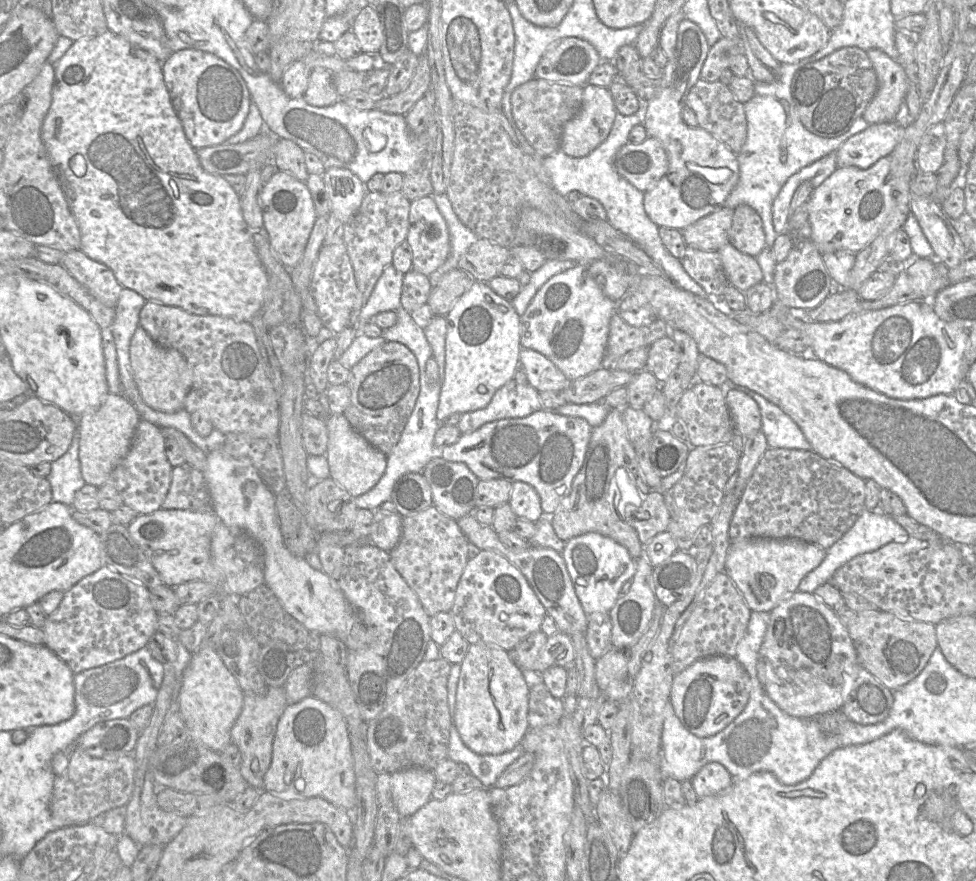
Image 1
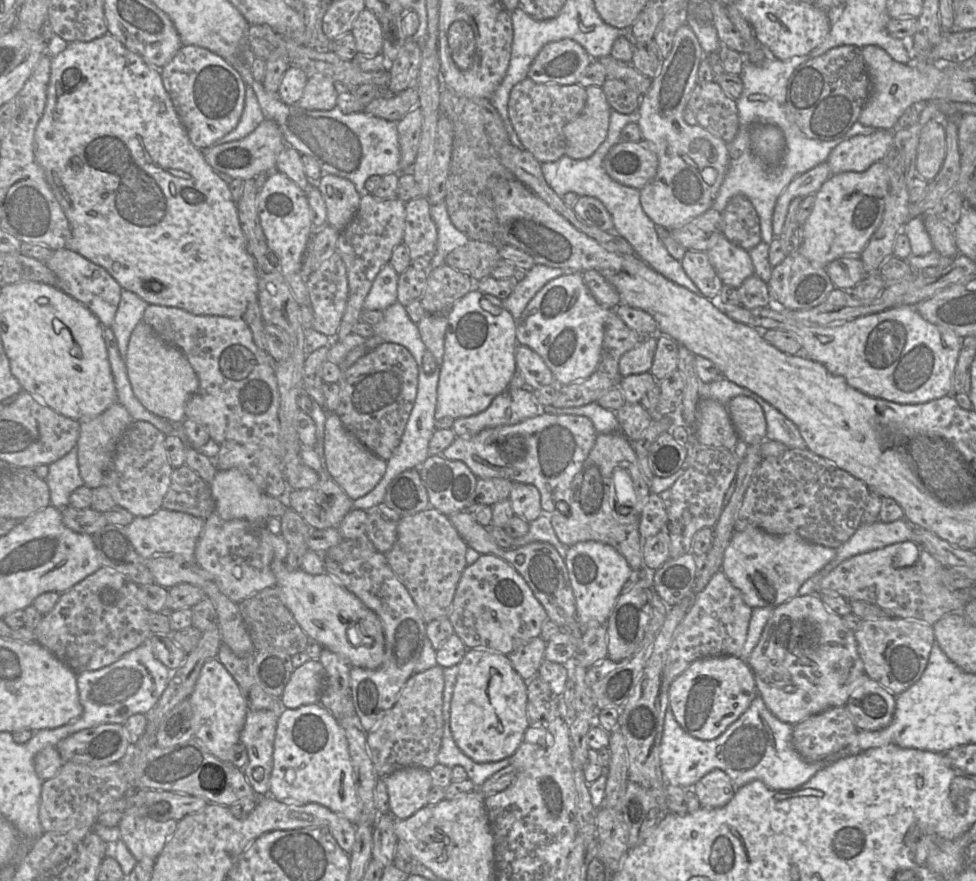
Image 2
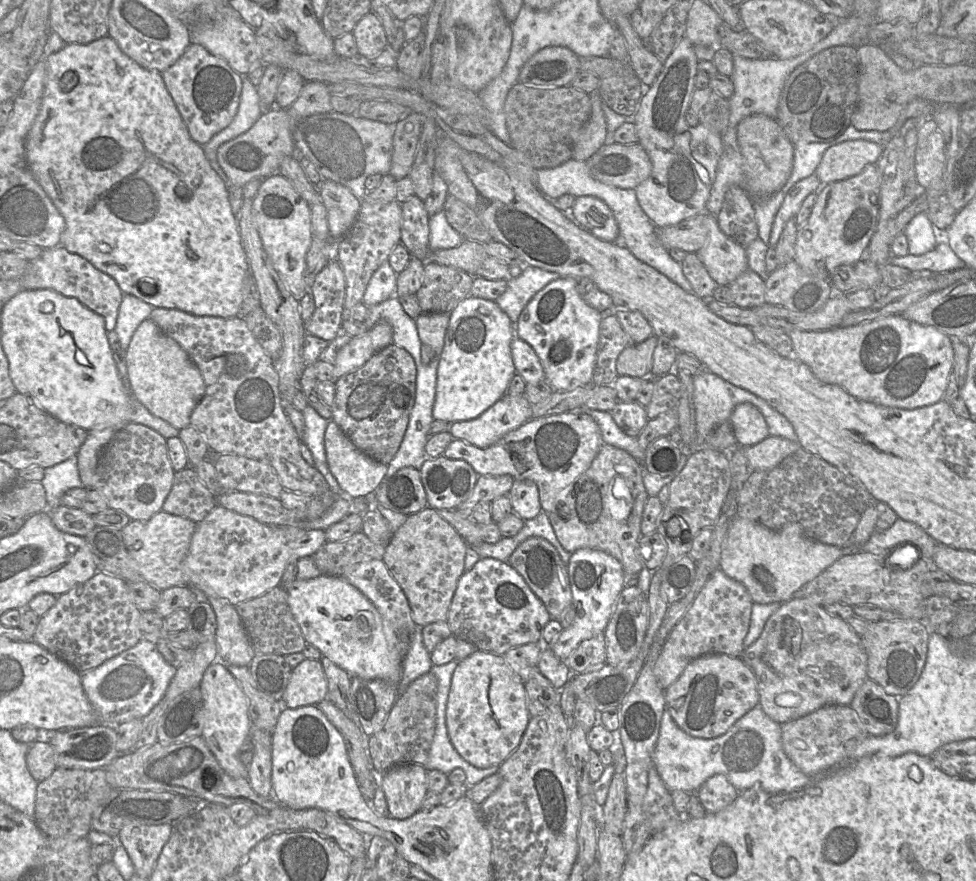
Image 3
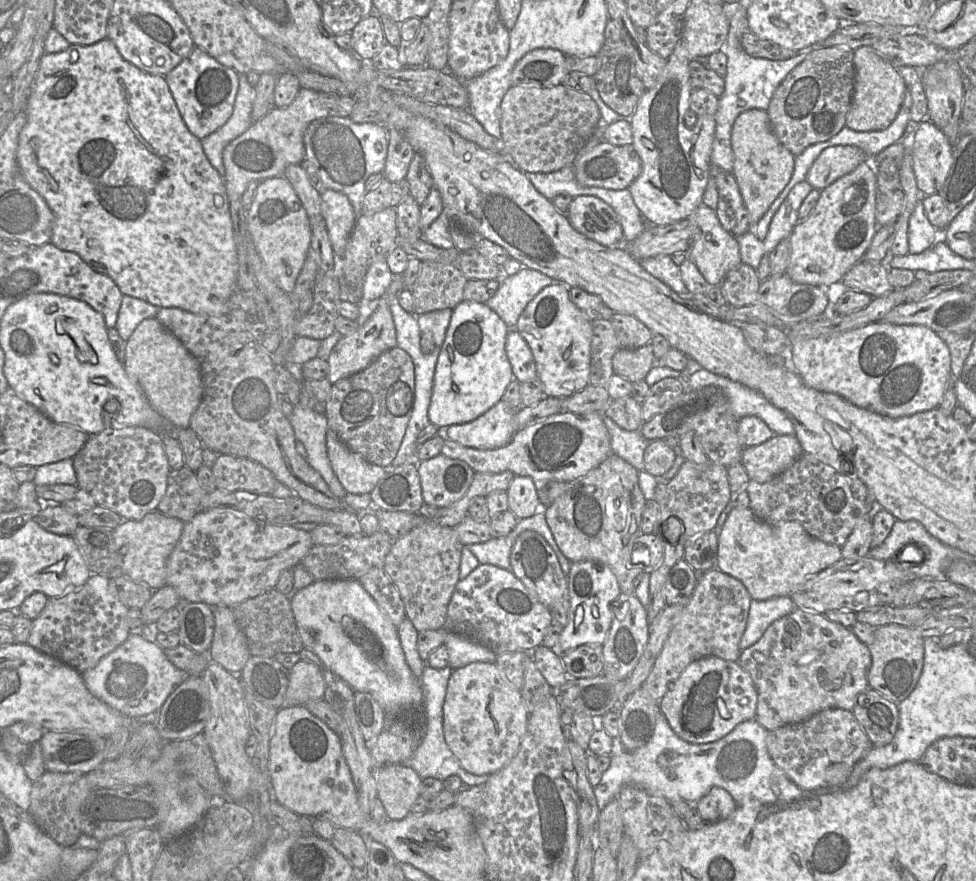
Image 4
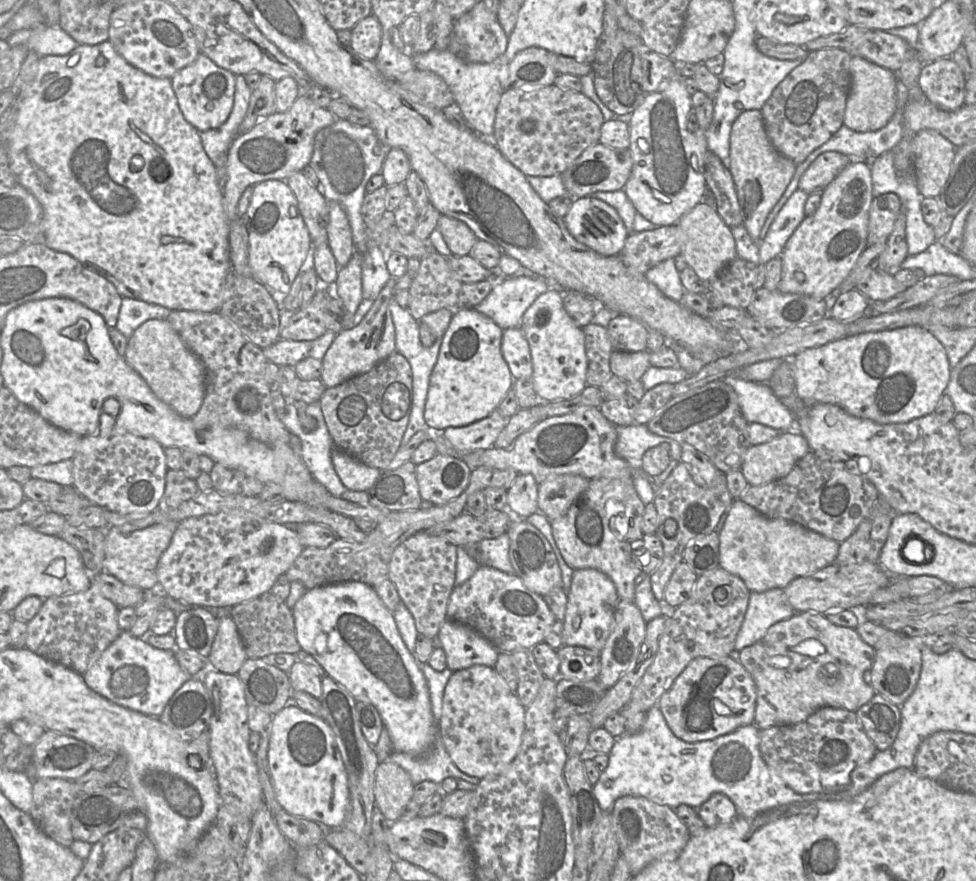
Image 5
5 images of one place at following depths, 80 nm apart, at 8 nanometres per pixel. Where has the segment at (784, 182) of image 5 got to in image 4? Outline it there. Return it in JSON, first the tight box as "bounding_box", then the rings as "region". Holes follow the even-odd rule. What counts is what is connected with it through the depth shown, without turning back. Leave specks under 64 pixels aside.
{"bounding_box":[731,109,796,228],"region":[[[761,109],[747,110],[736,118],[732,128],[731,143],[734,154],[732,174],[755,228],[758,220],[789,183],[796,156],[777,139],[769,115]]]}

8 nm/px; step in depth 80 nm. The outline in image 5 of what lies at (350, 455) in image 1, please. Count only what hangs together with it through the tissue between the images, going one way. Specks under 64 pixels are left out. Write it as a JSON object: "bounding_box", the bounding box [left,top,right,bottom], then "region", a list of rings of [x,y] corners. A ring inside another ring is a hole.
{"bounding_box":[331,447,382,491],"region":[[[335,447],[332,449],[331,460],[342,484],[351,491],[368,491],[382,472]]]}

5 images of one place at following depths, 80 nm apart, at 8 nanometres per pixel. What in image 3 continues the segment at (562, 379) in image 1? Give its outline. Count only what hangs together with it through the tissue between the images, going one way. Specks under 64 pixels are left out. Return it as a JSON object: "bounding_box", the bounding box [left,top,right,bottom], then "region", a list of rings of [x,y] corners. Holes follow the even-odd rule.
{"bounding_box":[511,336,545,384],"region":[[[515,336],[511,342],[511,354],[516,373],[526,384],[545,380],[543,366],[534,349],[527,342]]]}

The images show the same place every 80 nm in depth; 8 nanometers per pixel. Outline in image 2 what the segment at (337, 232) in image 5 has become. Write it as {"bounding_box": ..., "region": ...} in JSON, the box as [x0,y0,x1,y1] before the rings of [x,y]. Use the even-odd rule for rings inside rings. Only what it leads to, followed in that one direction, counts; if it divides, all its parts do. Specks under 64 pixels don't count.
{"bounding_box":[317,175,361,231],"region":[[[323,175],[317,184],[327,209],[327,224],[342,231],[355,216],[361,194],[354,184],[342,177]]]}

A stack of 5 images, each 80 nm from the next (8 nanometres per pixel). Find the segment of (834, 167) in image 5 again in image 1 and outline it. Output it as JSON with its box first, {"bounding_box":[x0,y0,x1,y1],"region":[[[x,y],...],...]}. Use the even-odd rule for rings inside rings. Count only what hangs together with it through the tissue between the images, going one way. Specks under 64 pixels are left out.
{"bounding_box":[836,121,905,169],"region":[[[896,121],[870,124],[865,130],[847,139],[836,150],[837,168],[853,166],[860,169],[867,169],[871,167],[878,160],[889,155],[894,150],[903,137],[904,129],[905,126]]]}

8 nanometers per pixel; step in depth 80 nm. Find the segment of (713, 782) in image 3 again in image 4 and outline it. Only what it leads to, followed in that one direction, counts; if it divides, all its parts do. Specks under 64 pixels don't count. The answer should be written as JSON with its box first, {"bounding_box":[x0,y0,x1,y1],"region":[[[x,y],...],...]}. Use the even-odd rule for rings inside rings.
{"bounding_box":[697,787,737,824],"region":[[[713,787],[698,800],[697,810],[707,824],[712,824],[733,816],[737,803],[725,789]]]}

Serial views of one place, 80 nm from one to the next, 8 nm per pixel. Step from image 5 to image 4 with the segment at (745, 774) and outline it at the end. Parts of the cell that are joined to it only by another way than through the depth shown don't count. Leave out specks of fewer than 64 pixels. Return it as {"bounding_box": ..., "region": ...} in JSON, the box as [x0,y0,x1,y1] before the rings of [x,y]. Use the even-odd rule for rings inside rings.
{"bounding_box":[593,712,818,810],"region":[[[660,712],[653,734],[644,746],[611,755],[609,767],[603,771],[600,782],[593,787],[598,808],[602,810],[614,797],[618,797],[624,785],[635,785],[652,794],[664,796],[669,801],[695,803],[711,788],[721,787],[731,794],[739,808],[755,808],[818,795],[797,786],[775,765],[767,750],[767,735],[768,730],[756,719],[751,719],[741,722],[719,740],[694,744],[678,737]]]}

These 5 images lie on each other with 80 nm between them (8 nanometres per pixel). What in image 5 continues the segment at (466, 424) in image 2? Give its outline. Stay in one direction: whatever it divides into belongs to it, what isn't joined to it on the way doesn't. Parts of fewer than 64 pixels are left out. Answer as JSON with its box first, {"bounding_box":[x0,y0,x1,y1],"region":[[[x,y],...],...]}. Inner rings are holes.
{"bounding_box":[444,408,507,454],"region":[[[496,408],[489,416],[462,427],[448,427],[444,437],[460,453],[468,454],[477,450],[494,447],[494,443],[505,428],[507,418]]]}

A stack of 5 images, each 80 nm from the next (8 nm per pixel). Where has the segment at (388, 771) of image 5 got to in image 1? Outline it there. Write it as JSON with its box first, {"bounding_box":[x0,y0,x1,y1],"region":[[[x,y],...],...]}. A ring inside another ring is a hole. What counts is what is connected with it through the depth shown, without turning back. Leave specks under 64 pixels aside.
{"bounding_box":[391,768,436,818],"region":[[[405,768],[391,774],[391,799],[401,818],[409,818],[432,799],[436,781],[433,771],[422,768]]]}

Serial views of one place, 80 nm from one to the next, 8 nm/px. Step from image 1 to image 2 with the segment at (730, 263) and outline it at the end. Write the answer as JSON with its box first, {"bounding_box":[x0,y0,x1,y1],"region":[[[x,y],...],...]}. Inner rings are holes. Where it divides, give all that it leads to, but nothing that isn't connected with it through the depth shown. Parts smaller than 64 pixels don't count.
{"bounding_box":[707,235,754,289],"region":[[[723,235],[707,251],[707,255],[723,285],[737,289],[745,279],[754,275],[748,251],[734,245]]]}

